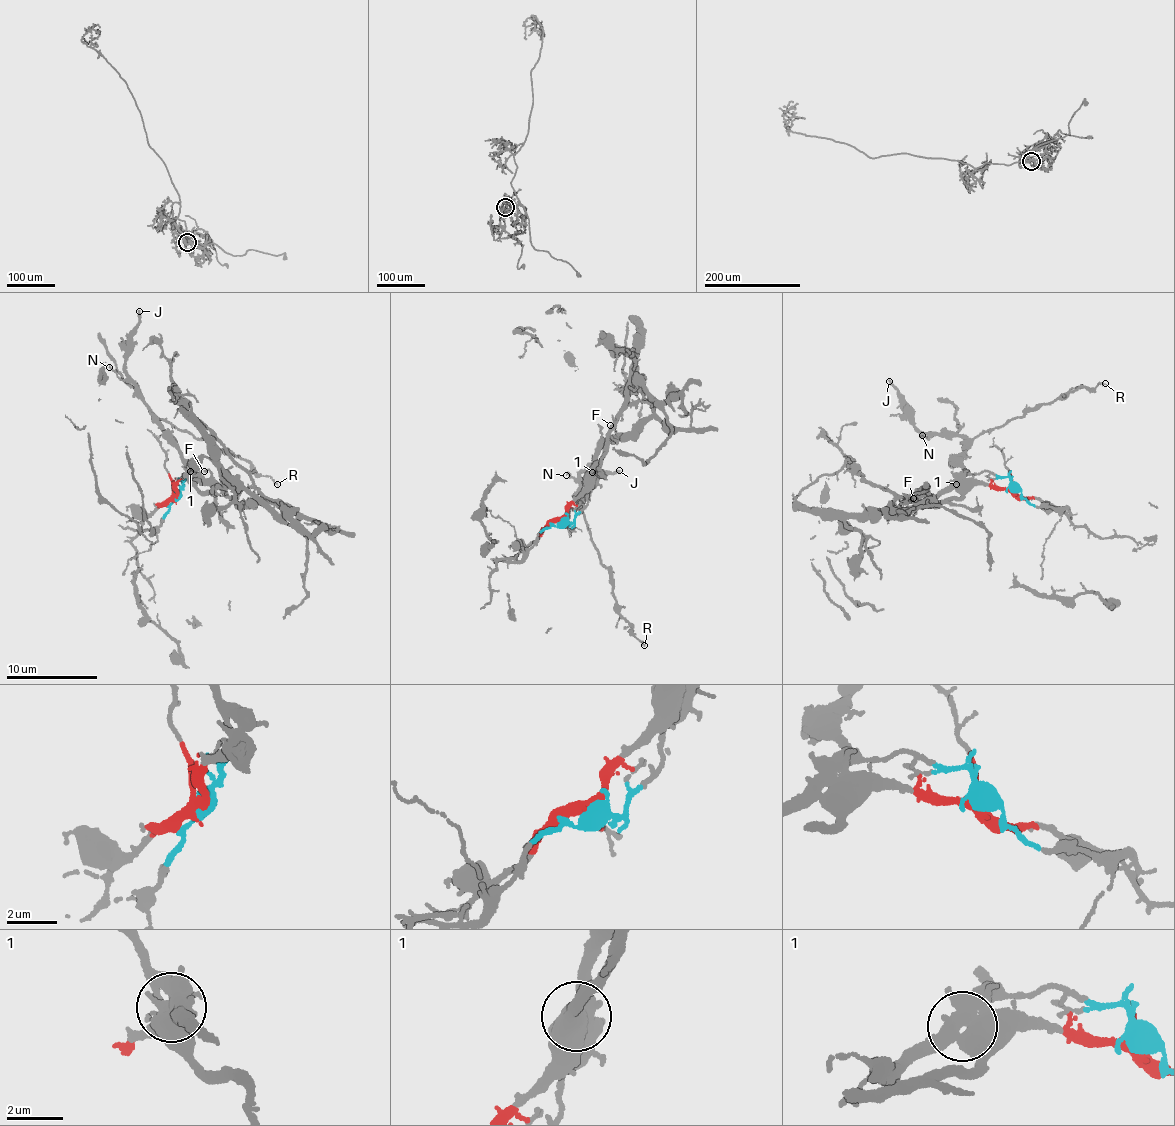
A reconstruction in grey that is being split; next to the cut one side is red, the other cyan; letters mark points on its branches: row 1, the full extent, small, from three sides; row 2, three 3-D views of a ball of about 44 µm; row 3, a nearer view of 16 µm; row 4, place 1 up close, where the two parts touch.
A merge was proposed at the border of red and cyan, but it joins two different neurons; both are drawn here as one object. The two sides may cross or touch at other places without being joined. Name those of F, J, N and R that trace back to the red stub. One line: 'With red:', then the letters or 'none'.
With red: none

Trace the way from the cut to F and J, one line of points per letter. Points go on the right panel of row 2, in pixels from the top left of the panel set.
F: (1013, 491), (1008, 477), (989, 471), (968, 474), (940, 493), (928, 497), (922, 493), (913, 499)
J: (1013, 491), (1008, 477), (970, 472), (962, 463), (967, 444), (960, 437), (917, 427), (888, 381)

